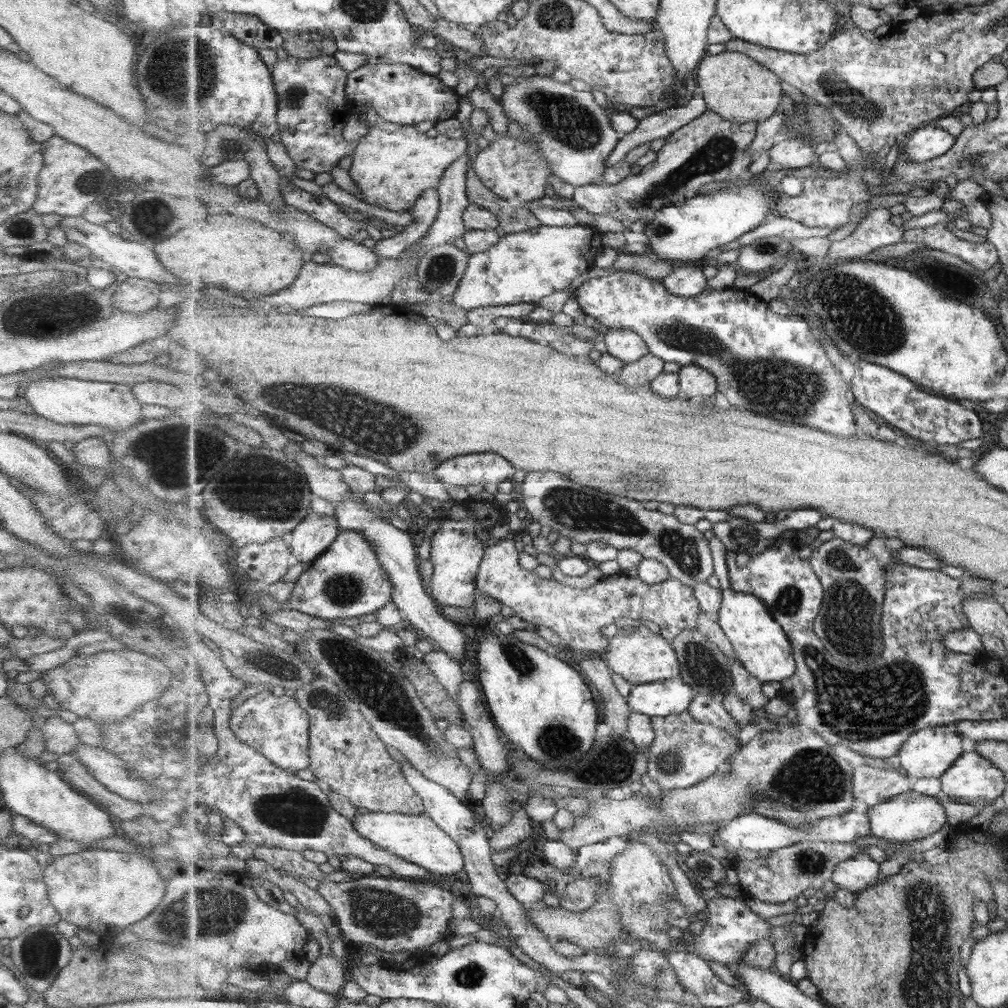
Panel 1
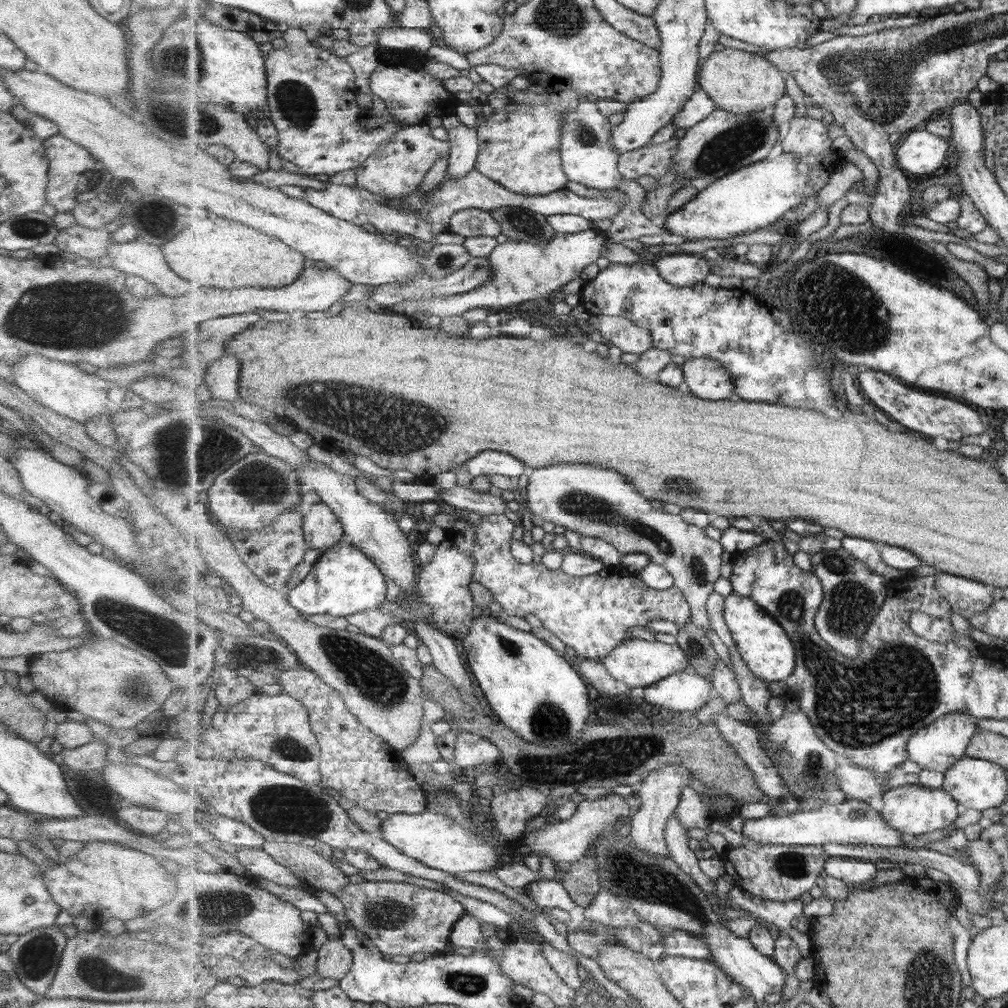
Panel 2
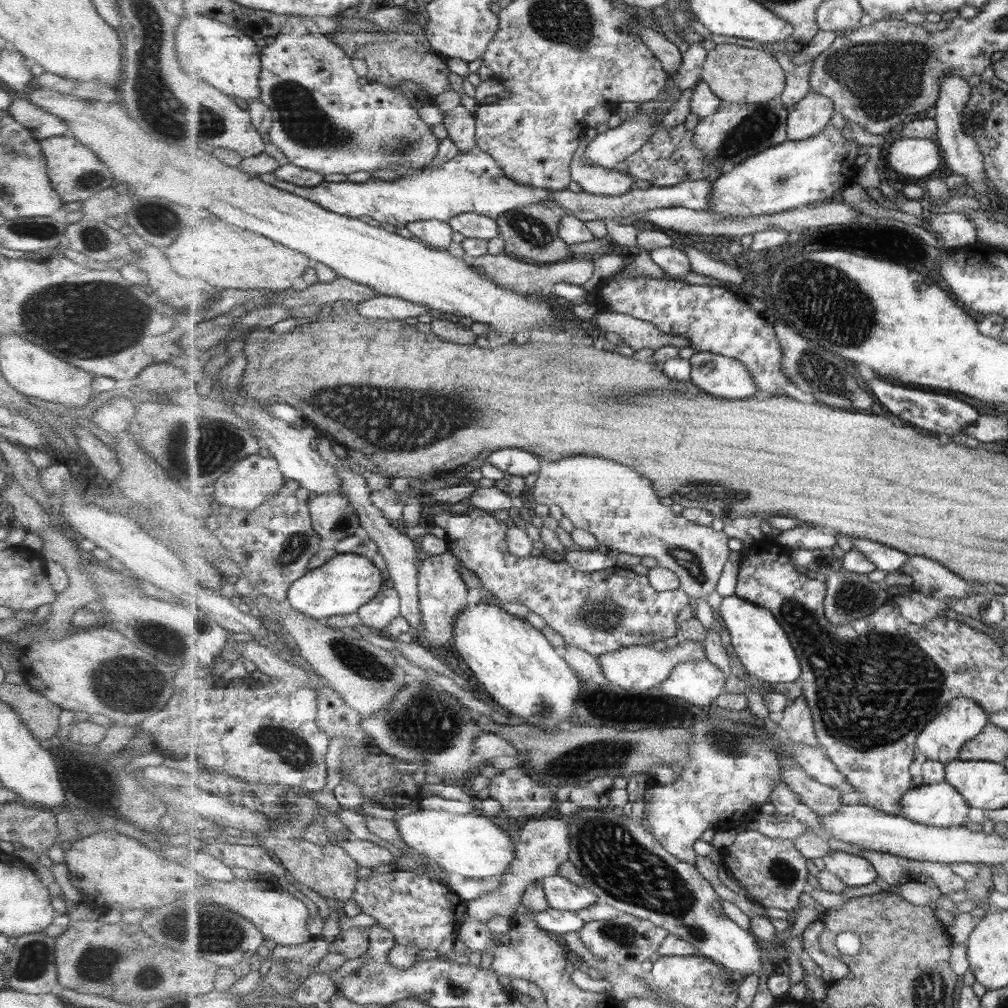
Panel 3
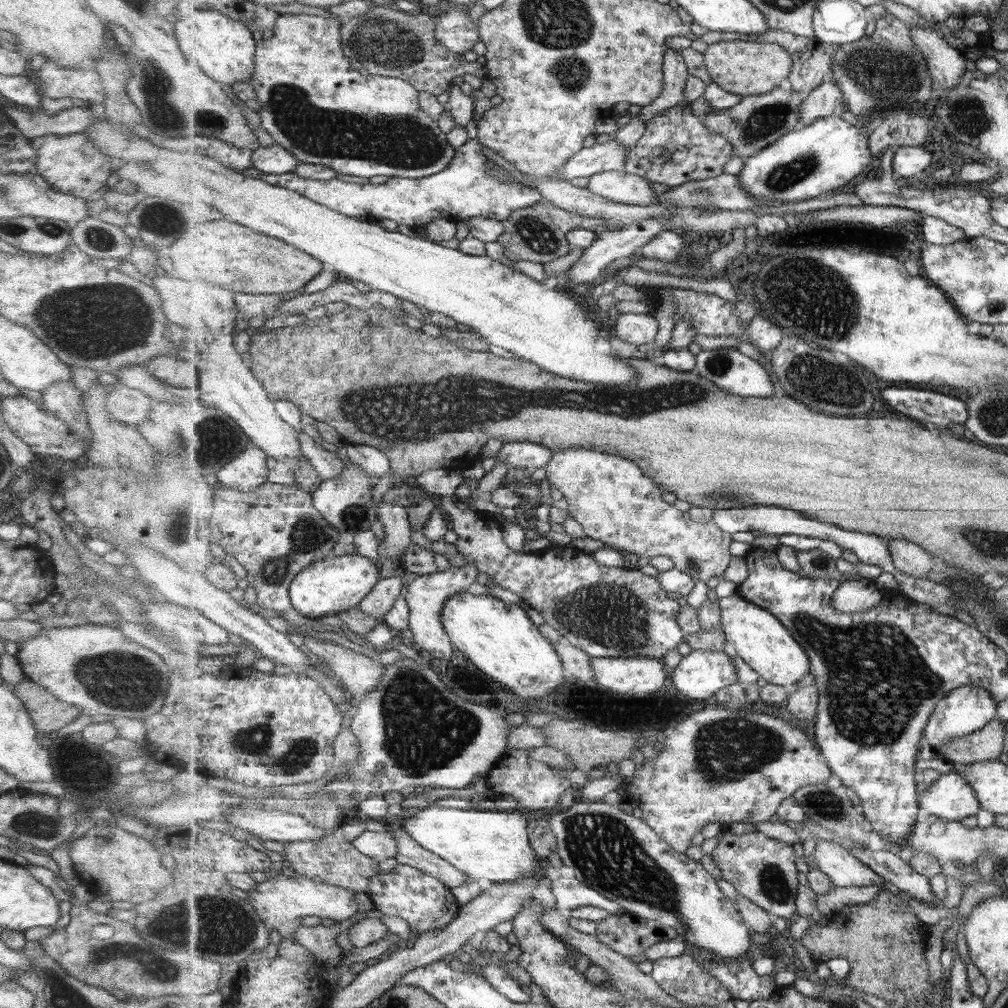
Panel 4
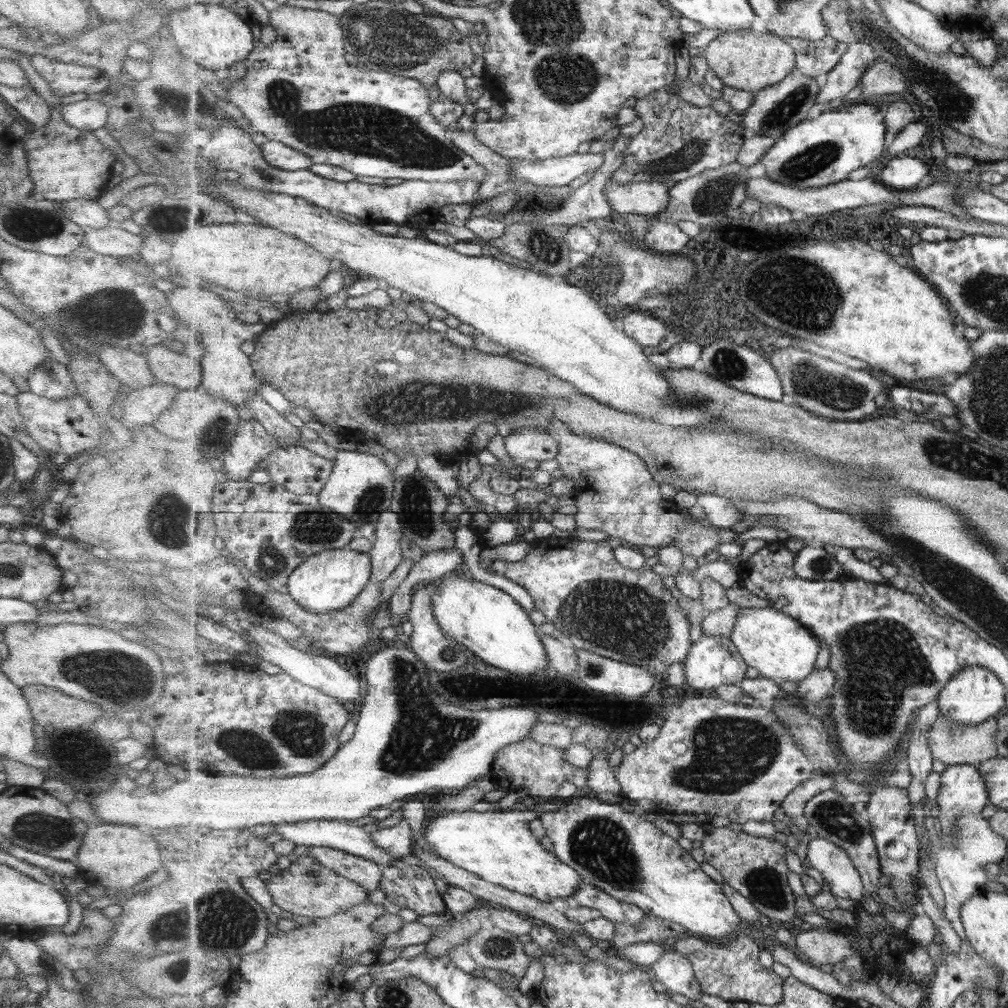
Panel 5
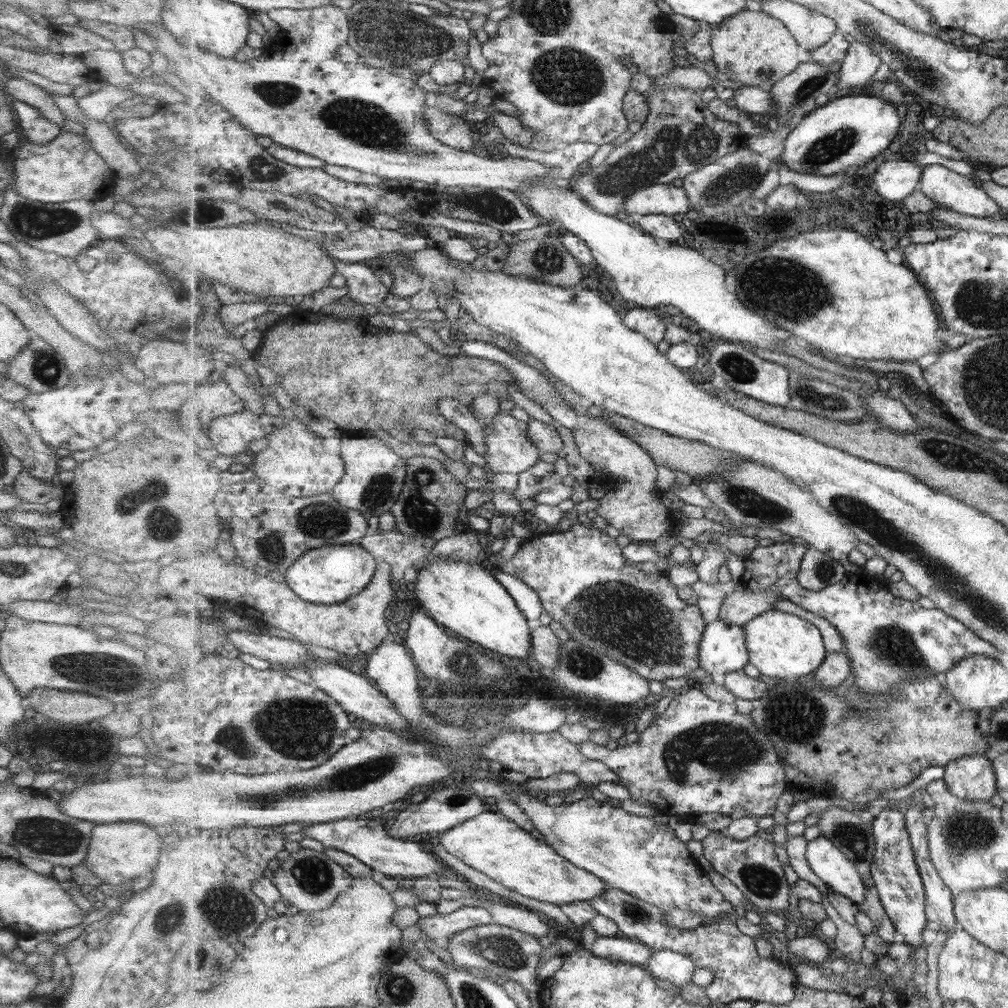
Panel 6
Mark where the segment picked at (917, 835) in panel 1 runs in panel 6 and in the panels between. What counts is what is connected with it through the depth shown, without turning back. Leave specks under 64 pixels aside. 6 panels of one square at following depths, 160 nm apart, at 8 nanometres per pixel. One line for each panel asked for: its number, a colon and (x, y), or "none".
2: (910, 809)
3: (939, 805)
4: (952, 798)
5: (964, 791)
6: (973, 778)

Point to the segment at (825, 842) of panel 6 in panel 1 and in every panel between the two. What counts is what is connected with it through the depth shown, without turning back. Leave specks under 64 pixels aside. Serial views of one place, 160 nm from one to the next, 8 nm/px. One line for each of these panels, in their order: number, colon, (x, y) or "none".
1: (855, 875)
2: (853, 871)
3: (856, 871)
4: (846, 870)
5: (830, 862)

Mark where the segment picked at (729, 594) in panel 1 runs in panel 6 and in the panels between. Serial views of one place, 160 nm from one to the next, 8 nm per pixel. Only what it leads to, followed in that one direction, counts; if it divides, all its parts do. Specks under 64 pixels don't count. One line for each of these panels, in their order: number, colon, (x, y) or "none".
2: (766, 647)
3: (764, 648)
4: (755, 634)
5: (779, 647)
6: (782, 645)

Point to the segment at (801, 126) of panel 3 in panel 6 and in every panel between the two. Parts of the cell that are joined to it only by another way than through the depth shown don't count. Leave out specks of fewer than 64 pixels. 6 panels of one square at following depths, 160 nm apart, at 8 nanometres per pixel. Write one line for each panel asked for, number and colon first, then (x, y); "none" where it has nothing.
4: (826, 100)
5: (847, 75)
6: (859, 66)

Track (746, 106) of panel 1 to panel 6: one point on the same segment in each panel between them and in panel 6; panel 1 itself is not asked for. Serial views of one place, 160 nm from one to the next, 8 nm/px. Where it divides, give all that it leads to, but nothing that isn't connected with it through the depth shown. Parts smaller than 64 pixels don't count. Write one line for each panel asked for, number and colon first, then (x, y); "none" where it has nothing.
2: (740, 82)
3: (735, 73)
4: (745, 68)
5: (747, 60)
6: (752, 48)

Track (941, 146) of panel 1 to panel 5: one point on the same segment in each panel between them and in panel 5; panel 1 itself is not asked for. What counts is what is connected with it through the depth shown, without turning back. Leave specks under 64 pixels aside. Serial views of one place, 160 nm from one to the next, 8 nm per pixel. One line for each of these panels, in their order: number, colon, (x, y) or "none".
2: (922, 152)
3: (918, 157)
4: (908, 162)
5: (903, 172)

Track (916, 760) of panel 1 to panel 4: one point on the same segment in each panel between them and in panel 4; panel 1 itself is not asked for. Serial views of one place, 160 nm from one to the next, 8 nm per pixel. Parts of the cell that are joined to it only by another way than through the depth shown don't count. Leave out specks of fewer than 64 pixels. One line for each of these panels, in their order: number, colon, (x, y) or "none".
2: (938, 747)
3: (943, 739)
4: (968, 709)

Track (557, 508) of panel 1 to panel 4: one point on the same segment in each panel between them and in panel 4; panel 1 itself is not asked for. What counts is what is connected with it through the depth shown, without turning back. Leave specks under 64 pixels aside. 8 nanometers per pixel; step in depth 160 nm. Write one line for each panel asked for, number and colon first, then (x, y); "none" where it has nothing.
2: (594, 502)
3: (620, 507)
4: (611, 497)

